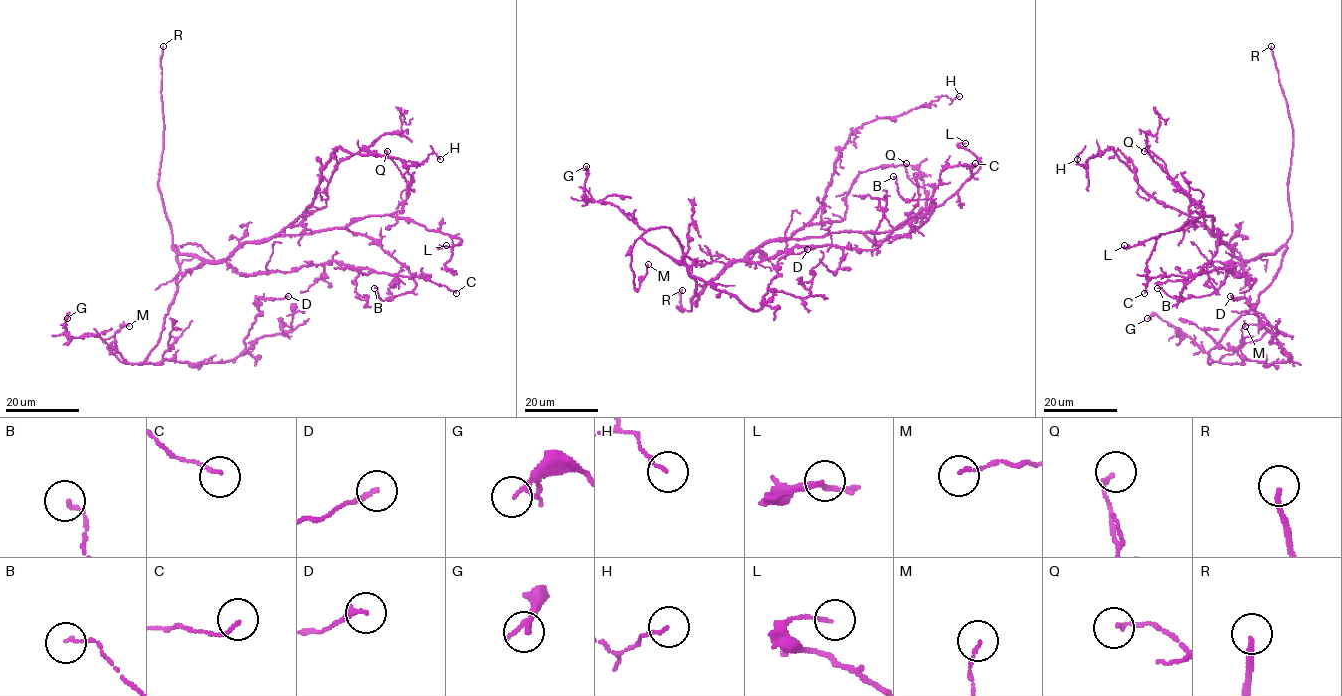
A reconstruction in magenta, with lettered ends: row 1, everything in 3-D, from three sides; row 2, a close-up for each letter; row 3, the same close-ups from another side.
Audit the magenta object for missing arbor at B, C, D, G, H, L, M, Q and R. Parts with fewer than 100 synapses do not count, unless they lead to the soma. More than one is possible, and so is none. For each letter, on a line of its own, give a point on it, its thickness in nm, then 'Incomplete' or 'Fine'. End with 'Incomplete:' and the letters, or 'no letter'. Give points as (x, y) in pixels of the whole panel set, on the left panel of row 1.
B: Place: (374, 288). Thickness 90 nm. Fine
C: Place: (456, 293). Thickness 100 nm. Fine
D: Place: (288, 296). Thickness 200 nm. Fine
G: Place: (67, 318). Thickness 120 nm. Fine
H: Place: (440, 159). Thickness 100 nm. Fine
L: Place: (446, 245). Thickness 100 nm. Fine
M: Place: (129, 326). Thickness 110 nm. Fine
Q: Place: (387, 151). Thickness 130 nm. Fine
R: Place: (163, 46). Thickness 180 nm. Incomplete
Incomplete: R

